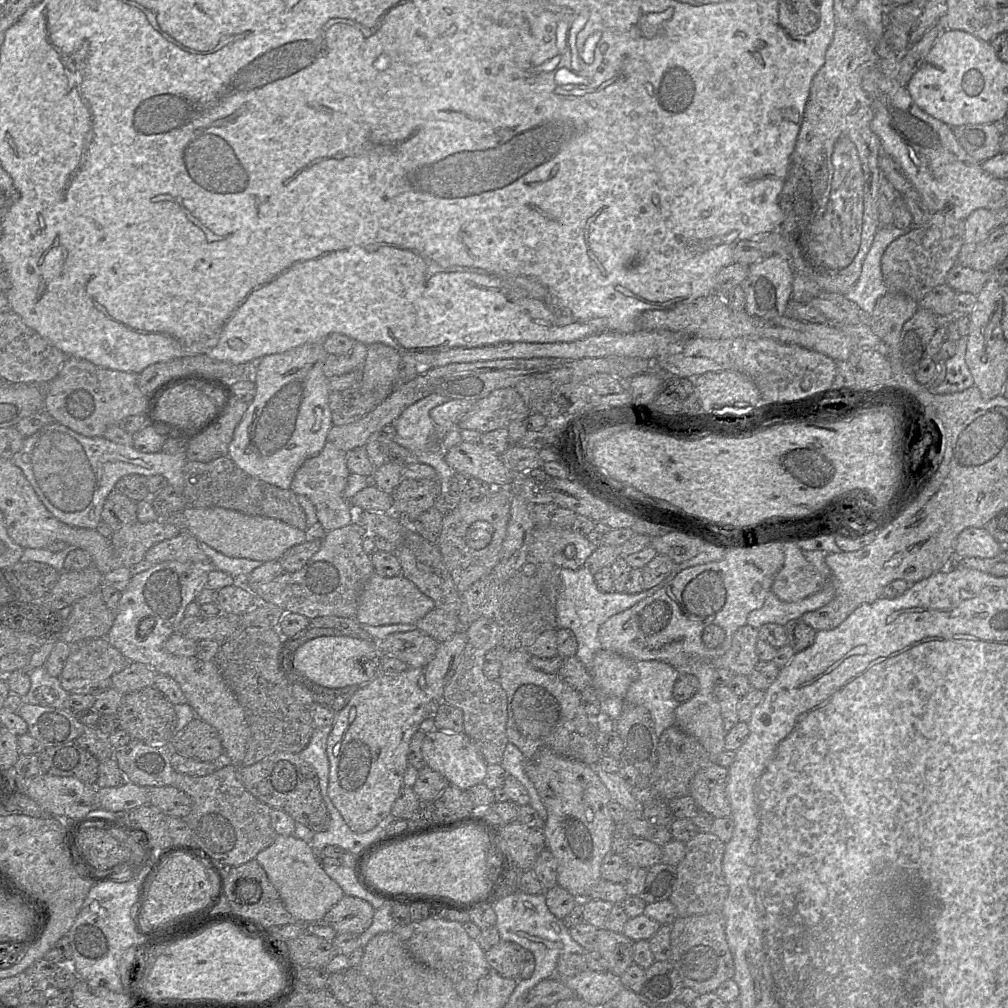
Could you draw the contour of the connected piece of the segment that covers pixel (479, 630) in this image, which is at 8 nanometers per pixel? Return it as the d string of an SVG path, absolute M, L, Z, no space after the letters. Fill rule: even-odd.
M478 618L466 628L466 633L467 644L445 687L442 701L462 711L464 733L475 742L487 765L501 764L509 742L506 733L507 695L498 679L488 679L483 672L485 654L501 644L501 629L492 619Z

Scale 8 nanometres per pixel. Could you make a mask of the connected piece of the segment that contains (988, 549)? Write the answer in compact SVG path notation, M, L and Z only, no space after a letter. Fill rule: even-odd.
M966 528L957 538L955 557L992 558L1002 550L985 528Z

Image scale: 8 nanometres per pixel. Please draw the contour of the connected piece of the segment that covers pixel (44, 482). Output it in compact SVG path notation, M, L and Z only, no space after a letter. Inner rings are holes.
M55 421L26 437L21 449L12 458L49 512L67 525L87 529L95 529L100 523L106 498L124 476L162 475L169 485L183 494L183 468L187 461L185 453L142 453L103 436L83 436Z

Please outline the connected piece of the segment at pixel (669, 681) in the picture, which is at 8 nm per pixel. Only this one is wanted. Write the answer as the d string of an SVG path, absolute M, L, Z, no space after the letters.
M635 661L638 679L629 687L624 701L646 707L654 722L658 737L665 729L676 725L675 710L680 704L673 695L680 672L672 665L658 661Z

